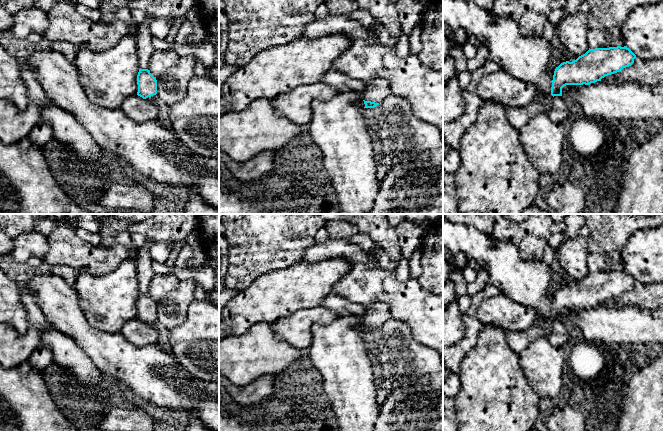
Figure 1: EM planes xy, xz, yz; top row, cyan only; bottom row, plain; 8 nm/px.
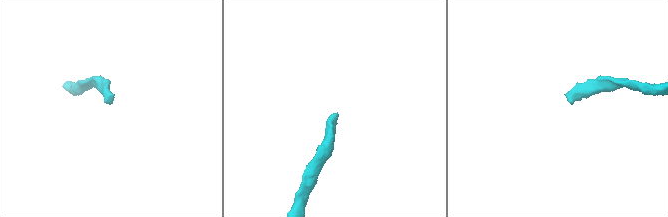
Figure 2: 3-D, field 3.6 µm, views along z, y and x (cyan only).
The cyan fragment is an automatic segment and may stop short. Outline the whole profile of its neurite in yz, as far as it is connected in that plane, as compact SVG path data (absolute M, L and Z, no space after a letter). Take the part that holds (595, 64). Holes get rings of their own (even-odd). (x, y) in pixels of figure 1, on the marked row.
M626 46L609 47L609 48L595 48L590 49L576 60L563 62L556 67L552 80L551 92L541 93L540 98L535 98L524 107L512 108L504 105L507 118L510 124L516 129L520 130L533 116L539 113L548 113L554 96L562 96L562 88L566 85L589 85L597 81L601 81L605 76L617 73L623 68L629 67L634 63L636 55Z

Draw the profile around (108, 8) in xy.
M100 0L101 19L110 22L116 18L116 12L121 8L127 8L131 0Z

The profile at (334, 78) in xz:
M331 69L324 74L322 82L337 88L340 92L355 92L358 98L355 100L354 104L364 109L365 104L362 99L364 84L360 80L352 79L336 69Z

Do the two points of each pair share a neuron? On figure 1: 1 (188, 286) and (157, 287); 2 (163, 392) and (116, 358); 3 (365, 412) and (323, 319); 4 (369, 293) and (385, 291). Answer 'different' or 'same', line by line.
1: different
2: same
3: different
4: same

